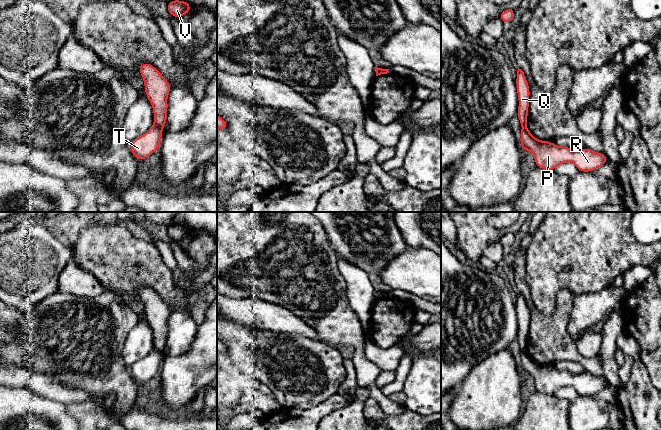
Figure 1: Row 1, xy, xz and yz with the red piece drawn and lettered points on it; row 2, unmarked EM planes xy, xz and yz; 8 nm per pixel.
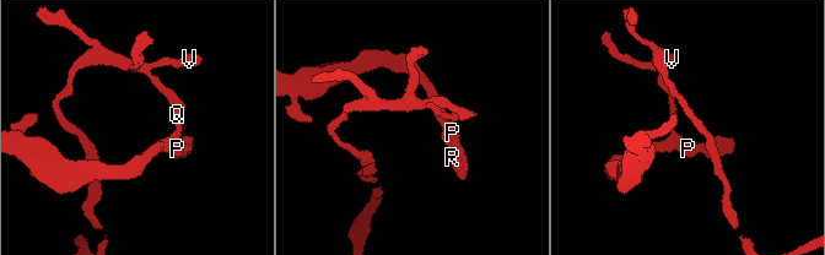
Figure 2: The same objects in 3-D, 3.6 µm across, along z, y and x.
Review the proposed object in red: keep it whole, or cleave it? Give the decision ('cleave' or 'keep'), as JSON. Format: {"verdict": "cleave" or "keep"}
{"verdict": "cleave"}

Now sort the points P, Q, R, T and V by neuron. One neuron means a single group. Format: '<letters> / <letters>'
P R T / Q V

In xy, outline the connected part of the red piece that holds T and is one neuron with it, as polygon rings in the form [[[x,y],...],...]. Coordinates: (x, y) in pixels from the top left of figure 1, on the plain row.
[[[153,349],[148,356],[135,362],[129,371],[133,380],[139,384],[146,384],[160,371],[162,353]]]

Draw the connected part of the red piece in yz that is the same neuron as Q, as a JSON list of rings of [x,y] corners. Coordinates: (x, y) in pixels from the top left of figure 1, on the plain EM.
[[[518,292],[516,301],[517,319],[519,330],[517,334],[517,340],[521,351],[527,351],[528,333],[530,313],[524,296]]]

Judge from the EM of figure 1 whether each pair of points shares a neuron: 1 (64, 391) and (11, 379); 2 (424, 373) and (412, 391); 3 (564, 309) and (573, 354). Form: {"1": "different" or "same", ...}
{"1": "same", "2": "same", "3": "same"}

